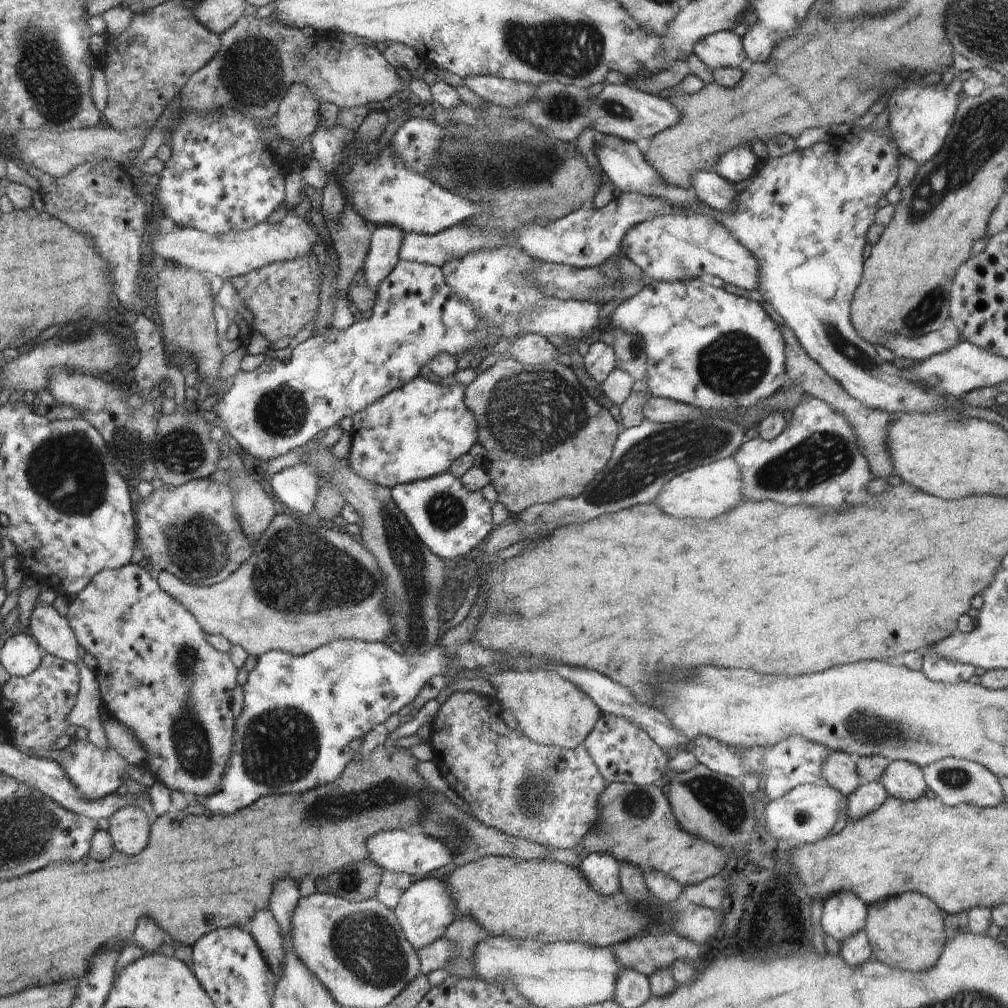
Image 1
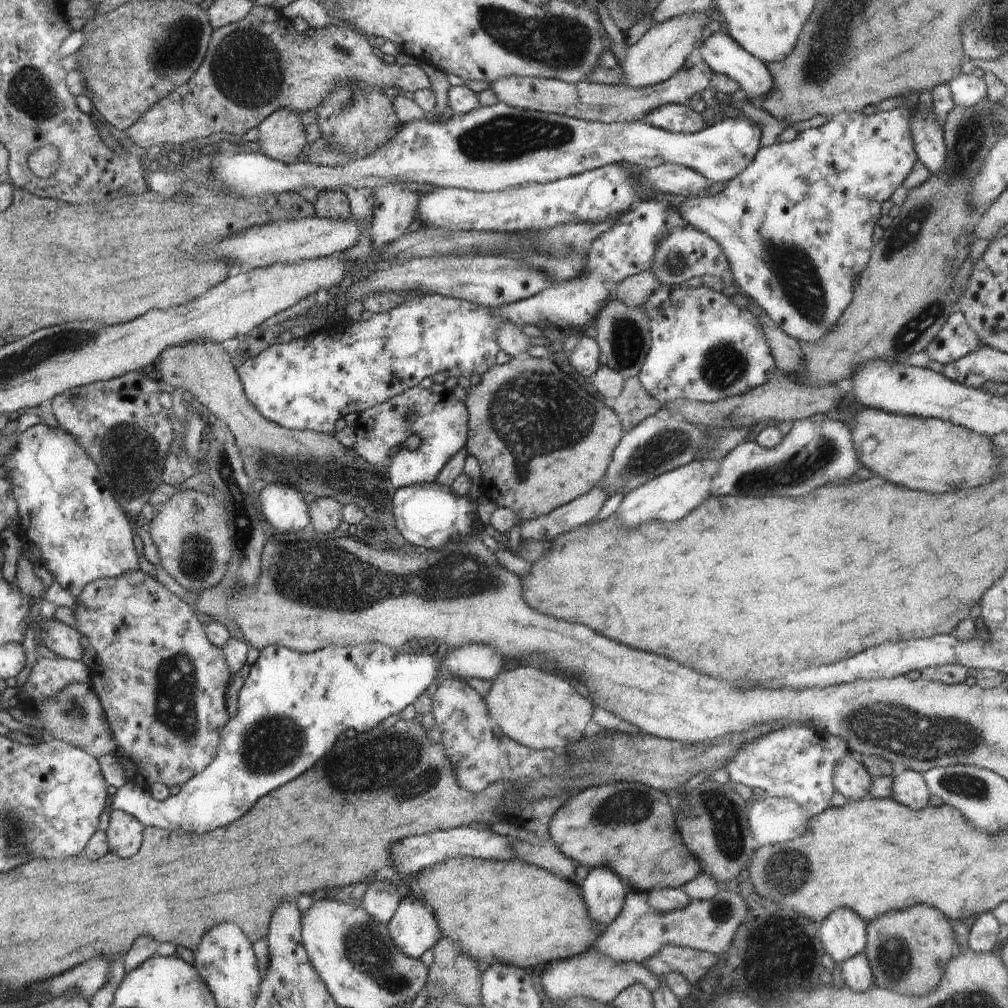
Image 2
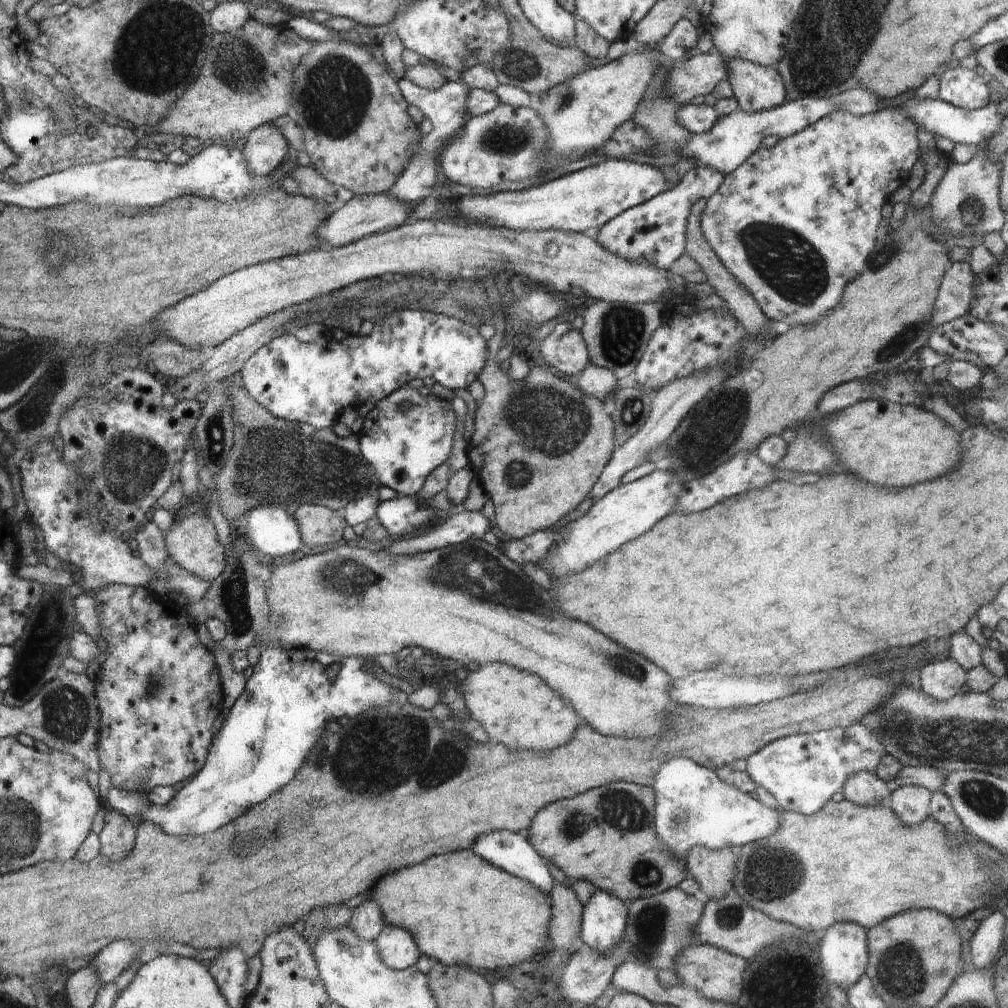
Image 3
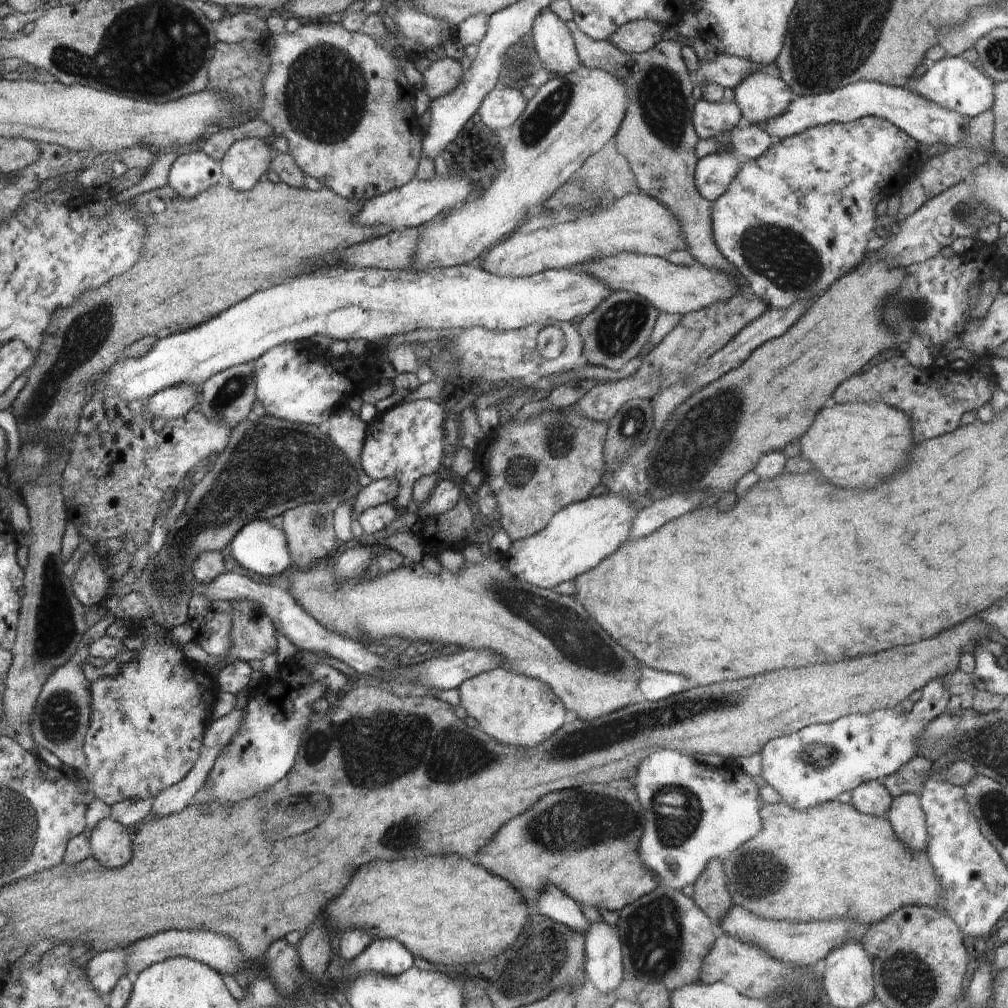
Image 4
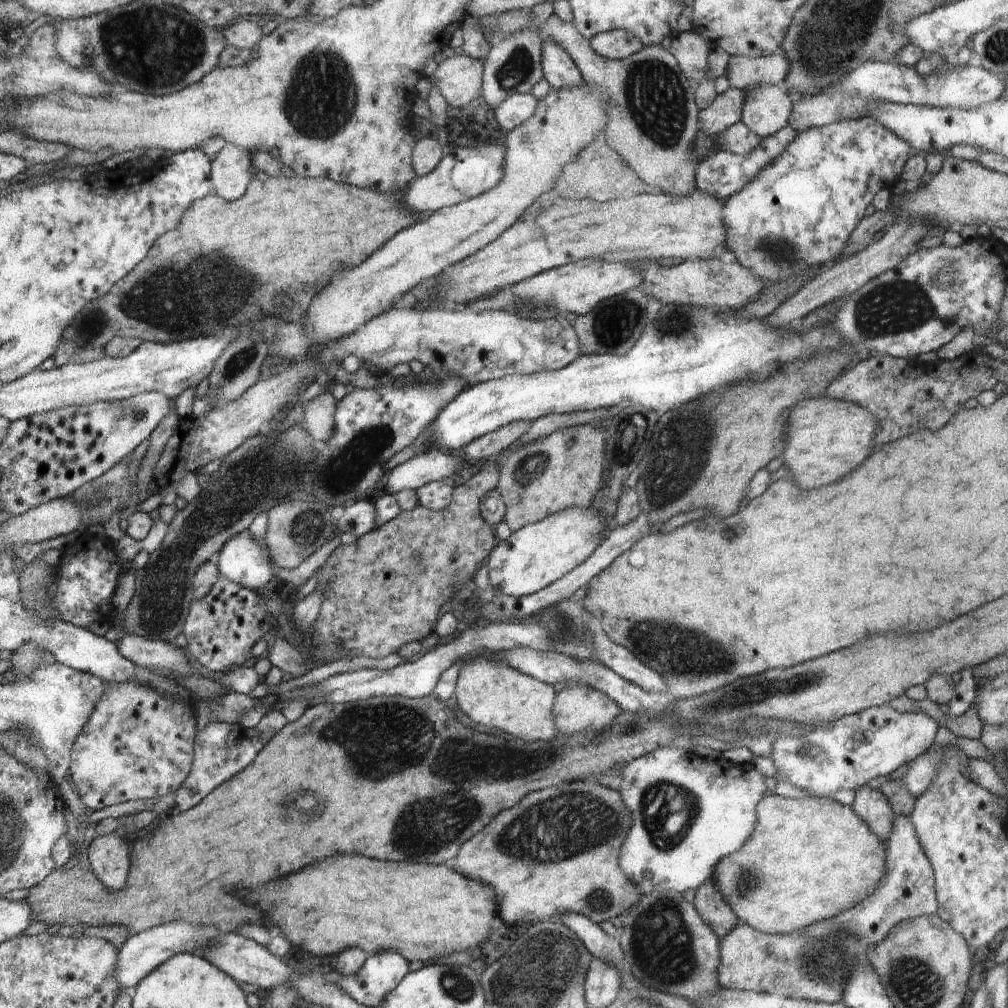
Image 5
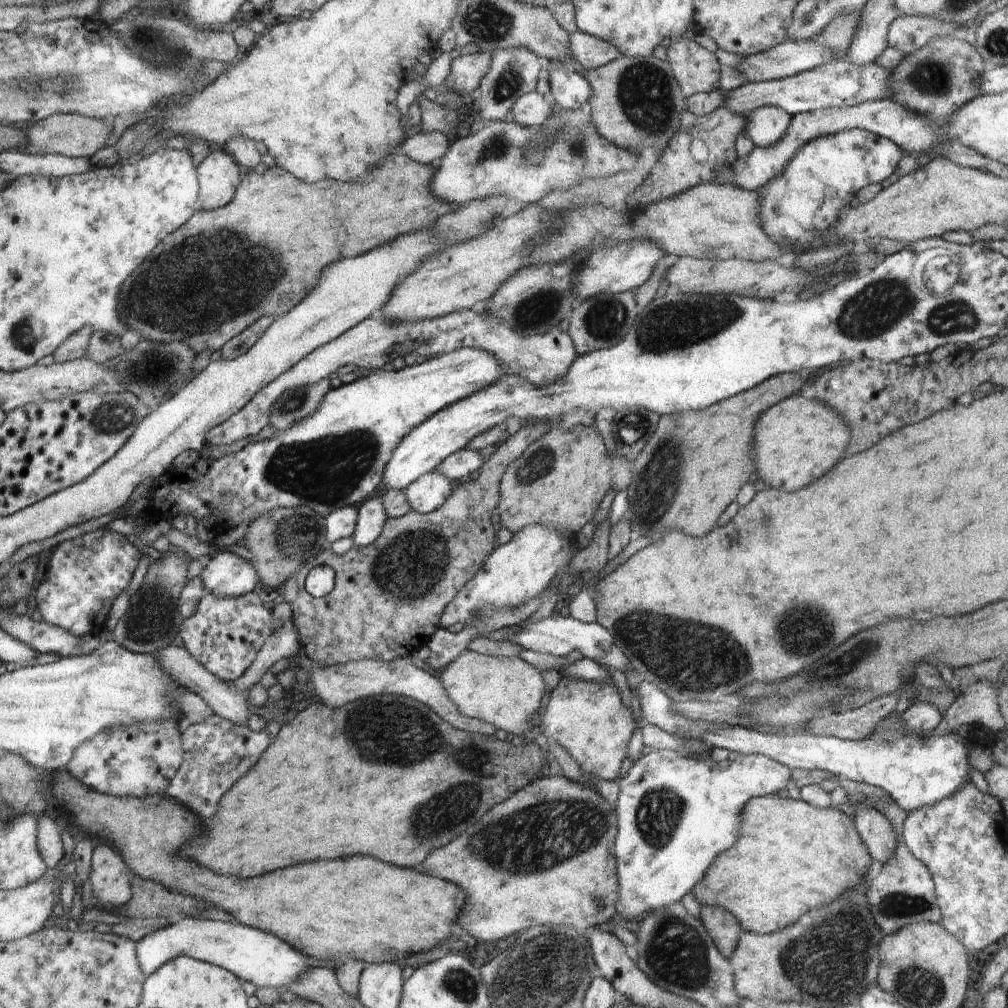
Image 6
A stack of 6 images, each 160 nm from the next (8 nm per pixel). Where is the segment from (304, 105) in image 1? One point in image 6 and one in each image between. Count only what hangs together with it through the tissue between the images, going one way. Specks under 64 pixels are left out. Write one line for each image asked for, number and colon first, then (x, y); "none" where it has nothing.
2: (282, 136)
3: (266, 147)
4: (244, 163)
5: (231, 173)
6: (219, 175)

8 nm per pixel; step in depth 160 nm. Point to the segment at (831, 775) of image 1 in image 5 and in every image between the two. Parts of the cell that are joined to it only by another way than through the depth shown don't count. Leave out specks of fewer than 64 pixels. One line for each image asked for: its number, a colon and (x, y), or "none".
2: (850, 778)
3: (864, 788)
4: (871, 798)
5: (870, 804)

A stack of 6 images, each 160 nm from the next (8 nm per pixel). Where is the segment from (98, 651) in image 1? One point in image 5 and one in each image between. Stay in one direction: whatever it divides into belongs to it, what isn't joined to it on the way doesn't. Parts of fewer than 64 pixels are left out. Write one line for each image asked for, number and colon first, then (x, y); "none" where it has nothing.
2: (161, 683)
3: (158, 690)
4: (146, 725)
5: (138, 743)

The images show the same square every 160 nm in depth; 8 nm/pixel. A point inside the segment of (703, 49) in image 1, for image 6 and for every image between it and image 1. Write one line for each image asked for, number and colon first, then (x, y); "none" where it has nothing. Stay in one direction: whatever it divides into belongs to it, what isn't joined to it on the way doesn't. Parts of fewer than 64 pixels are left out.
2: (719, 51)
3: (756, 87)
4: (760, 96)
5: (767, 108)
6: (765, 125)

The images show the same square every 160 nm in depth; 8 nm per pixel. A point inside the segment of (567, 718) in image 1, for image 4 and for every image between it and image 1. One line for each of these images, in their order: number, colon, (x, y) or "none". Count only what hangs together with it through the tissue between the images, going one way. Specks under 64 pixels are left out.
2: (540, 710)
3: (519, 710)
4: (520, 711)

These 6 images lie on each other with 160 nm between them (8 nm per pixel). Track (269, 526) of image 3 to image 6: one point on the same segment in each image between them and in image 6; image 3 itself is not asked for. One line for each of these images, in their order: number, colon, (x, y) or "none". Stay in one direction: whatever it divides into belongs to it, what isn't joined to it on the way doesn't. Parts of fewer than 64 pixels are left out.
4: (261, 548)
5: (243, 560)
6: (227, 574)

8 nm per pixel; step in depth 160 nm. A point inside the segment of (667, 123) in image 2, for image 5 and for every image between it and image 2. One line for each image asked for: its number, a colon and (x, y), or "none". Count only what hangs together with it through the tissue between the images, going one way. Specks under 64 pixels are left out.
3: (696, 119)
4: (710, 119)
5: (725, 110)

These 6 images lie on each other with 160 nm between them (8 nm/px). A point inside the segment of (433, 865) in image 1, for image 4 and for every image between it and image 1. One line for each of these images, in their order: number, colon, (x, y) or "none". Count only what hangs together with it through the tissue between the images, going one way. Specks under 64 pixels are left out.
2: (411, 856)
3: (511, 852)
4: (552, 903)

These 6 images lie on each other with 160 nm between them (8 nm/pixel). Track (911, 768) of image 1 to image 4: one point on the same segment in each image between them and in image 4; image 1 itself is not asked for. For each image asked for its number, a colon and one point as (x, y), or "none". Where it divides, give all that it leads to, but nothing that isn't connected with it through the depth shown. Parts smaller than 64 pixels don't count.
2: (909, 788)
3: (910, 804)
4: (906, 815)

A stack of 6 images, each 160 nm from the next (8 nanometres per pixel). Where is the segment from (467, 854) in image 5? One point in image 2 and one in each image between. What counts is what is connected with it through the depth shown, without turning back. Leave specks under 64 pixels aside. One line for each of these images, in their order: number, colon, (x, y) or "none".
2: (628, 827)
3: (623, 855)
4: (585, 840)

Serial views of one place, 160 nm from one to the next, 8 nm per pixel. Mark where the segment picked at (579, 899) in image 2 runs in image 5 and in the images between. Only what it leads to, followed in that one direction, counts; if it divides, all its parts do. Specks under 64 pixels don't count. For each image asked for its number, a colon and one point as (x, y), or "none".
3: (462, 910)
4: (460, 913)
5: (346, 900)

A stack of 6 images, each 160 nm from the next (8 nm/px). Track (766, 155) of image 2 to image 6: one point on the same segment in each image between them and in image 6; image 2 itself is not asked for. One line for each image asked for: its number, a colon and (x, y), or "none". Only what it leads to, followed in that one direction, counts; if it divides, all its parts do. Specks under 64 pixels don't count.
3: (795, 223)
4: (795, 219)
5: (797, 213)
6: (804, 201)

